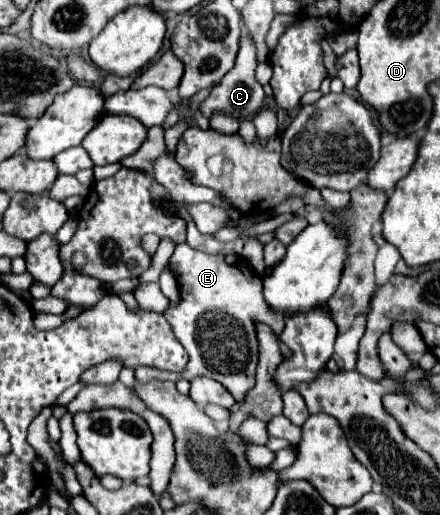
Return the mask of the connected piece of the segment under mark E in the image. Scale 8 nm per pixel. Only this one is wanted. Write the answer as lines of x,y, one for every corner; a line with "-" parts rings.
184,243
184,245
176,245
176,251
170,259
170,265
178,273
178,285
180,285
180,299
182,301
176,307
168,307
164,311
164,317
168,319
172,333
178,339
178,343
186,349
188,365
182,373
171,373
153,367
139,366
134,371
136,379
140,383
148,383
150,379
158,379
158,377
164,379
164,381
166,379
168,381
178,381
178,379
192,381
194,377
204,375
204,377
212,377
214,381
220,381
234,395
236,401
242,401
244,393
248,389
252,389
252,385
254,385
254,373
256,373
256,365
258,365
256,323
268,325
276,333
276,337
280,337
280,333
284,329
284,317
280,317
278,313
272,313
272,309
268,309
264,295
260,293
262,279
238,255
208,255
208,253
196,251
188,243

